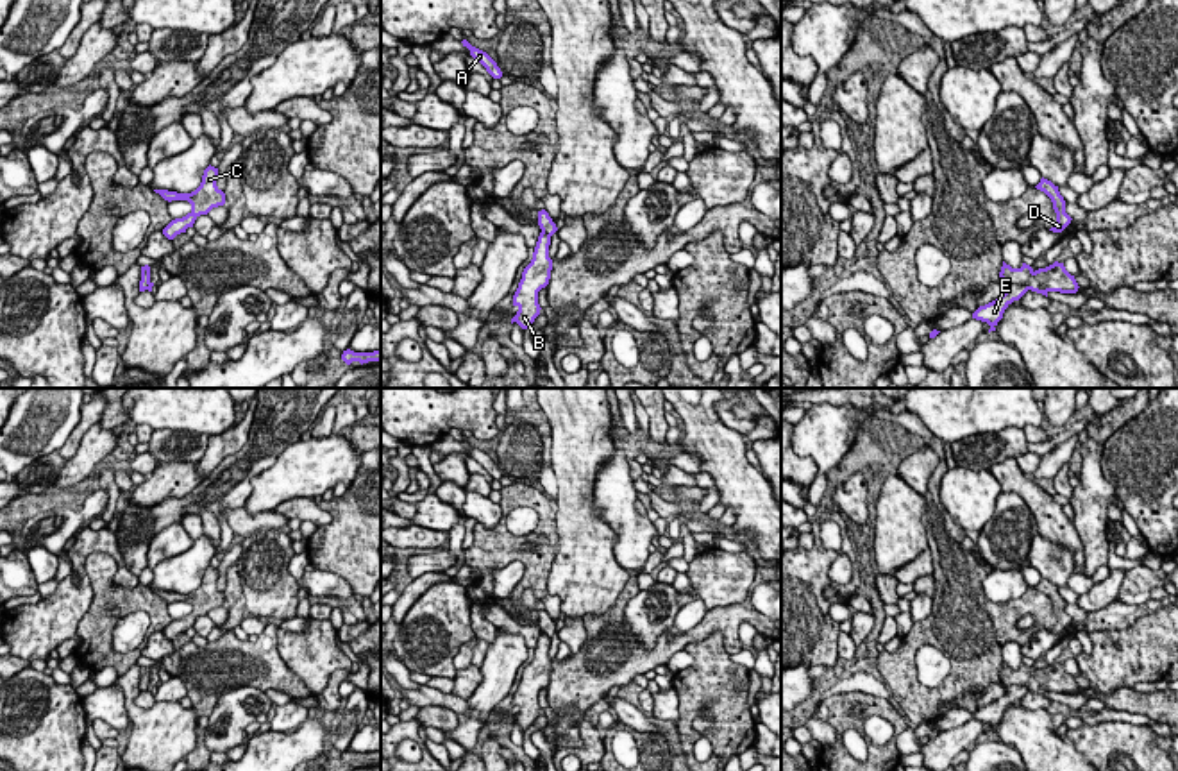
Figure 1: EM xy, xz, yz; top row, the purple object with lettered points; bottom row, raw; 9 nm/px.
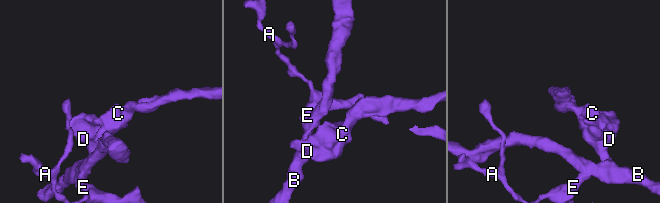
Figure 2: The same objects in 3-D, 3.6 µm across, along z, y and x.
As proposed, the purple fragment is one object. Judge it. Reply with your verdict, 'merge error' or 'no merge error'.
merge error

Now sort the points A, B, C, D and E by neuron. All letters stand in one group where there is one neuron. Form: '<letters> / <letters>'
A E / B C D

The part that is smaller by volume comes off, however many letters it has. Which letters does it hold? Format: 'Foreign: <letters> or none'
Foreign: A, E

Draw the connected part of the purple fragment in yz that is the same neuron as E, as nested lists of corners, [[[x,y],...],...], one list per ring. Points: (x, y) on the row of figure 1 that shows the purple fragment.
[[[1010,284],[1010,286],[1006,286],[1006,292],[999,299],[992,301],[985,306],[980,306],[972,313],[972,318],[987,322],[990,326],[989,333],[996,331],[996,326],[1003,318],[1005,309],[1014,301],[1019,301],[1026,292],[1028,292],[1026,284]]]

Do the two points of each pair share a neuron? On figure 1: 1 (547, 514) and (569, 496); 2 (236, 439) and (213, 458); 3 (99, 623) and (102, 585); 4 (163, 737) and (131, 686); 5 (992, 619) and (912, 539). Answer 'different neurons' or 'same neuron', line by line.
1: different neurons
2: same neuron
3: same neuron
4: same neuron
5: different neurons

